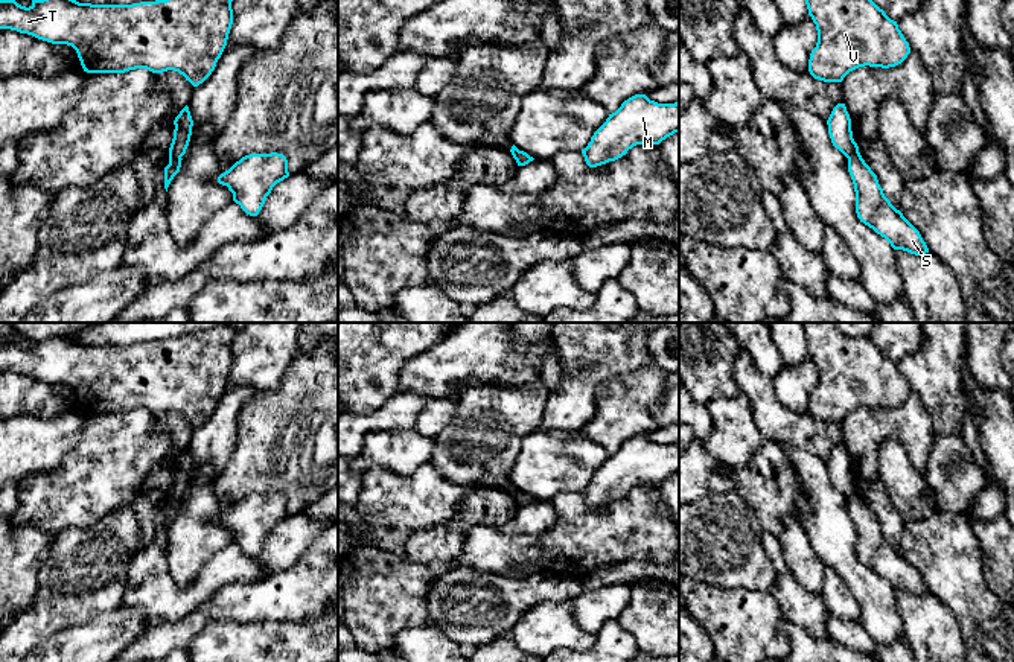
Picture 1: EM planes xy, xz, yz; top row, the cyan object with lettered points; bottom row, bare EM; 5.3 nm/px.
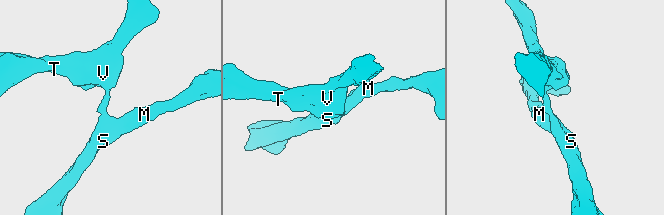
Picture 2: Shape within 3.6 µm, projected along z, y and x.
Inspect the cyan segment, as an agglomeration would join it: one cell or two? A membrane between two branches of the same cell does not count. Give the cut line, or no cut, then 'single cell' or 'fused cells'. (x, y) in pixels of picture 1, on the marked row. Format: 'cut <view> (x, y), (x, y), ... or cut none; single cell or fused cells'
cut xy (180, 157), (169, 160); fused cells

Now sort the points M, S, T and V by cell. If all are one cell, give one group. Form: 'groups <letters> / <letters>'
groups M S / T V

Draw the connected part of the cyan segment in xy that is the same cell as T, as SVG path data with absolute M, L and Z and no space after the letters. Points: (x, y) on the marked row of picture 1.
M0 0L0 29L32 35L52 44L72 46L84 72L178 72L193 87L215 70L233 24L233 0L155 0L132 5L91 5L76 0L32 0L29 8Z

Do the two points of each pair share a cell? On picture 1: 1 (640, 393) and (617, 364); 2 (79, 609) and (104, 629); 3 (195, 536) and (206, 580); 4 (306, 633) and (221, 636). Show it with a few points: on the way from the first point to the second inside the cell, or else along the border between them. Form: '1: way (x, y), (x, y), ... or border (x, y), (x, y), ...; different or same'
1: border (650, 366), (608, 379), (596, 394); different
2: border (121, 603), (86, 623), (58, 632); different
3: border (230, 544), (189, 585), (178, 588), (172, 582); different
4: way (285, 638), (242, 638); same

